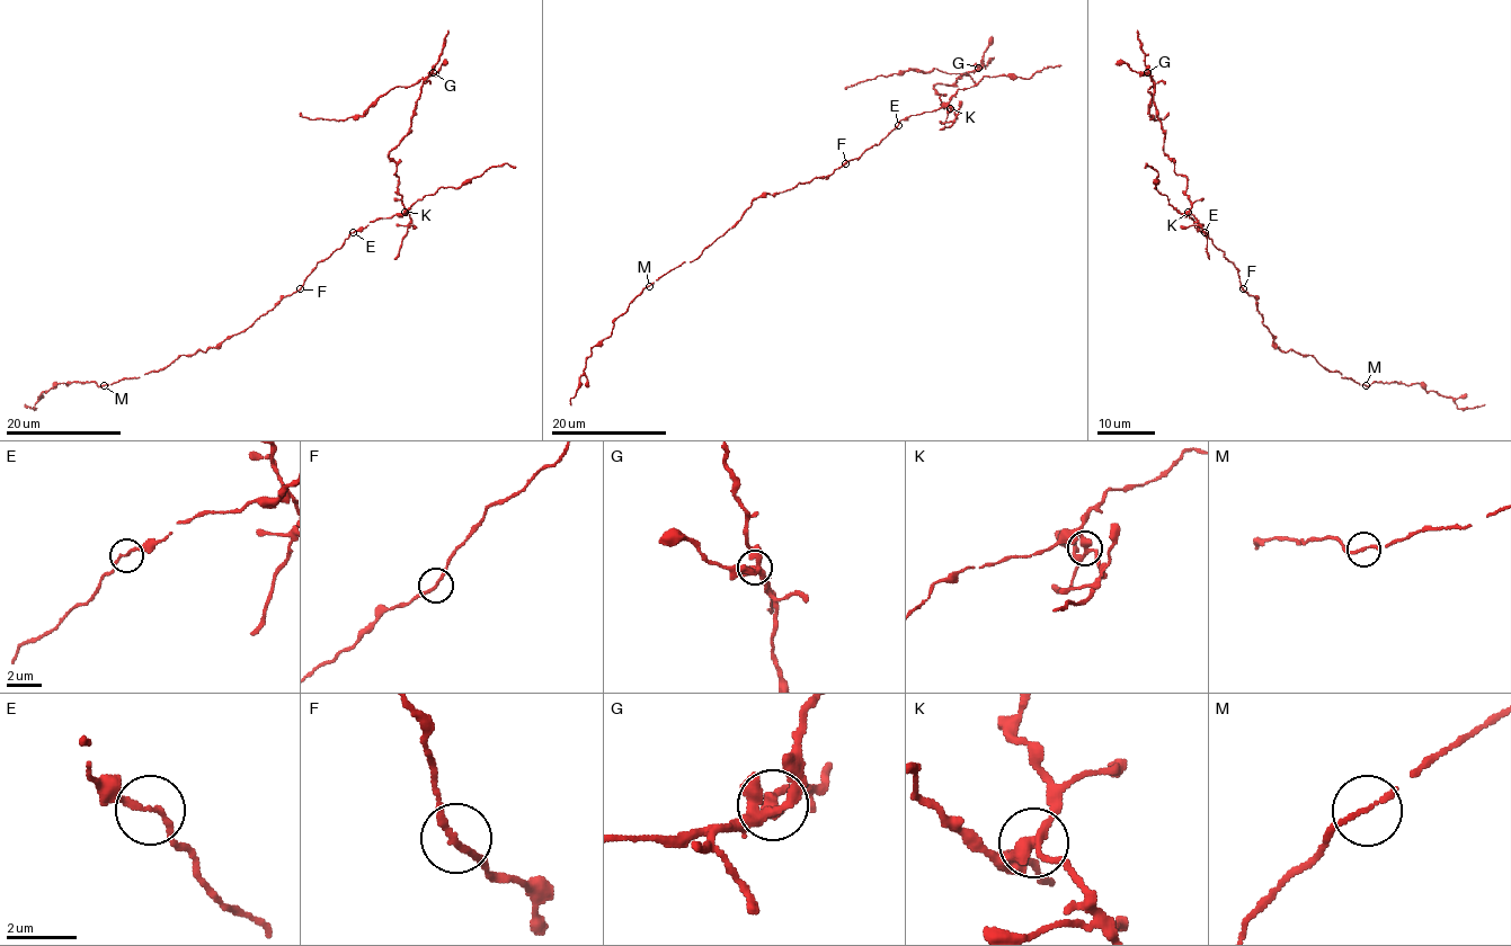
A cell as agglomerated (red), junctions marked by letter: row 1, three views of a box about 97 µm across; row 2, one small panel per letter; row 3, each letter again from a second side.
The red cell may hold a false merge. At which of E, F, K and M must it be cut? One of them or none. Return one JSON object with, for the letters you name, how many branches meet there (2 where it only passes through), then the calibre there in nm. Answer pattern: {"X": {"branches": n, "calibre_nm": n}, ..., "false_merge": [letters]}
{"K": {"branches": 3, "calibre_nm": 320}, "false_merge": ["K"]}

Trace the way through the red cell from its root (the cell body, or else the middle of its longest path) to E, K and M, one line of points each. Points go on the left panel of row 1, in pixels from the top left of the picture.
E: (307, 277), (353, 232)
K: (307, 277), (318, 262), (341, 247), (350, 232), (361, 231), (380, 217), (405, 212)
M: (307, 277), (296, 292), (214, 347), (181, 355), (163, 369), (103, 385)

